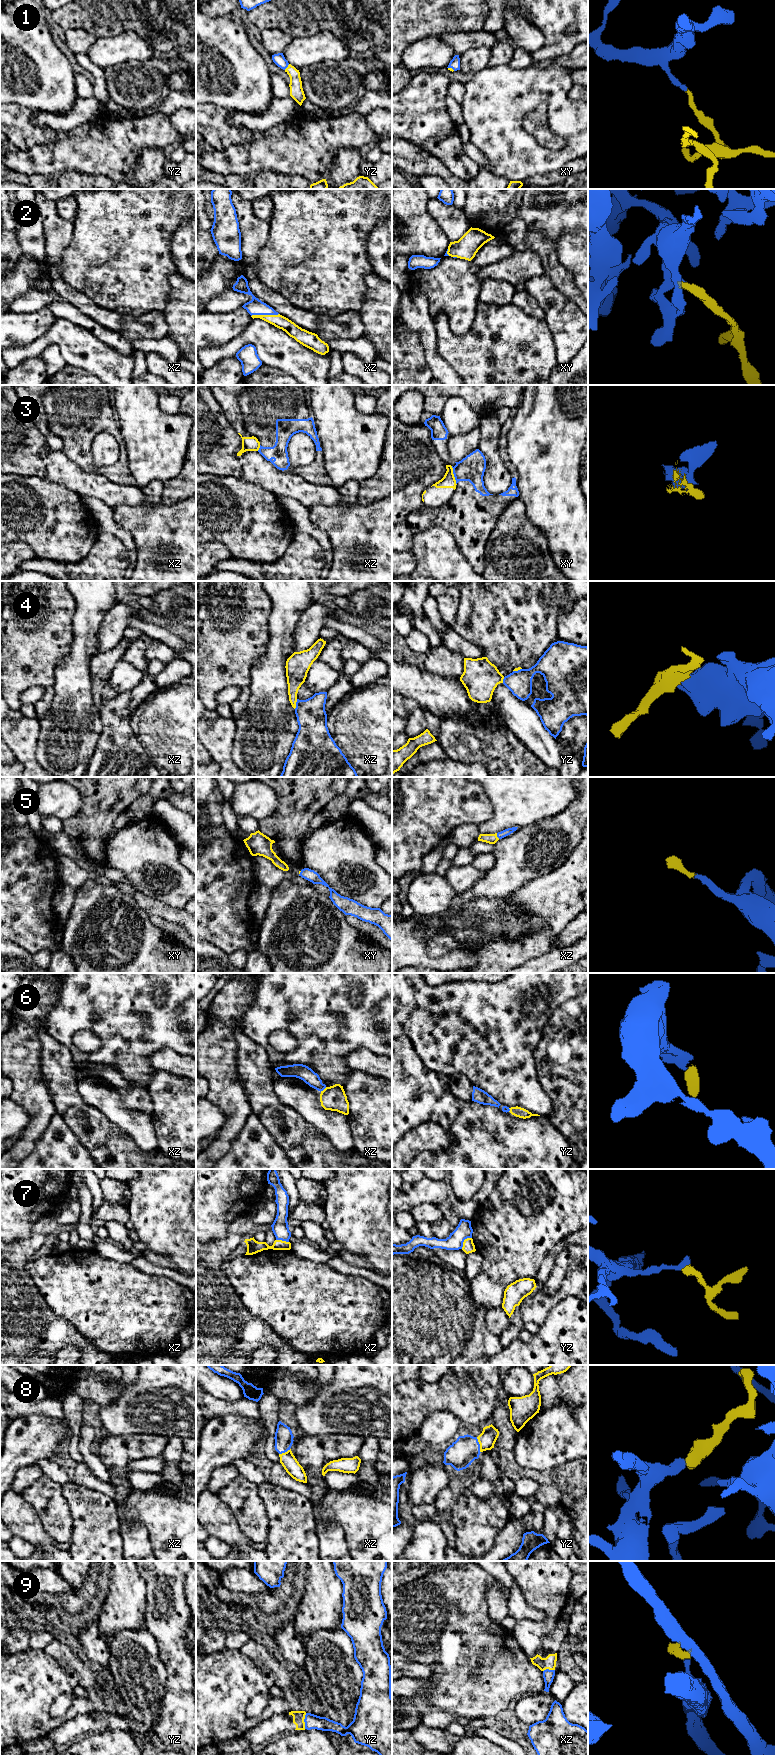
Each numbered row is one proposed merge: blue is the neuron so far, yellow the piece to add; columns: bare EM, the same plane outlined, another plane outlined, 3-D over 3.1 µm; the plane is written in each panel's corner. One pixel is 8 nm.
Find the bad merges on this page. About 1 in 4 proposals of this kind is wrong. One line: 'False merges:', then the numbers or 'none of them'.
False merges: 3, 4, 7

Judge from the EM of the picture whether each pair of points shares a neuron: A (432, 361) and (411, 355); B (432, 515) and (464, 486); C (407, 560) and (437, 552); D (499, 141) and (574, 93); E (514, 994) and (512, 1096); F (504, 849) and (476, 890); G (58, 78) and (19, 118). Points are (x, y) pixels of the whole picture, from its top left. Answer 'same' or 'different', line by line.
A: different
B: same
C: different
D: different
E: same
F: same
G: different

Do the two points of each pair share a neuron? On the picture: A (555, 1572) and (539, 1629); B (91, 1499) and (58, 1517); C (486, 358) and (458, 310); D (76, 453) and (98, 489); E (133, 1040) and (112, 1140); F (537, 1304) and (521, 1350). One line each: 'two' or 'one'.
A: one
B: two
C: two
D: two
E: two
F: two

